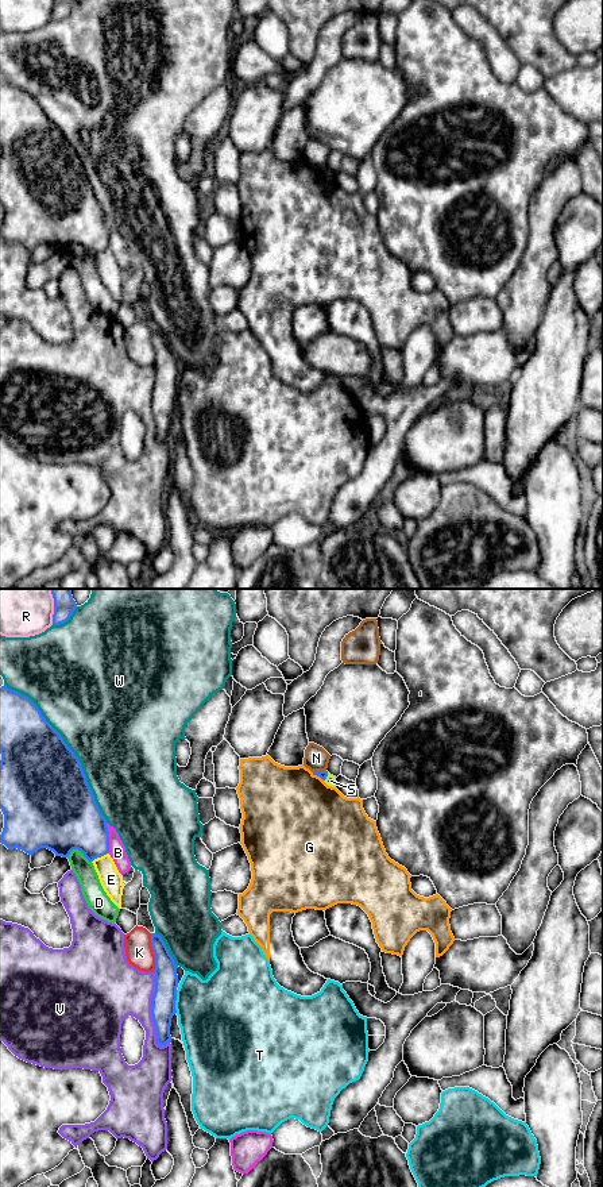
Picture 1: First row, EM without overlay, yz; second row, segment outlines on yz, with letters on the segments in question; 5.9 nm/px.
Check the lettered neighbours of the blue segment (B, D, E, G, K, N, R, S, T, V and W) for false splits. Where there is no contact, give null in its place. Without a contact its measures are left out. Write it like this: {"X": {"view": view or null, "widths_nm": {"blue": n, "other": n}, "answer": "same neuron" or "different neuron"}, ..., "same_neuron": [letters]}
{"B": {"view": "yz", "widths_nm": {"blue": 360, "other": 100}, "answer": "different neuron"}, "D": {"view": "yz", "widths_nm": {"blue": 440, "other": 120}, "answer": "different neuron"}, "E": {"view": "yz", "widths_nm": {"blue": 320, "other": 140}, "answer": "different neuron"}, "G": {"view": "yz", "widths_nm": {"blue": 50, "other": 480}, "answer": "different neuron"}, "K": {"view": "yz", "widths_nm": {"blue": 140, "other": 160}, "answer": "different neuron"}, "N": {"view": "yz", "widths_nm": {"blue": 50, "other": 140}, "answer": "different neuron"}, "R": {"view": "yz", "widths_nm": {"blue": 100, "other": 190}, "answer": "different neuron"}, "S": {"view": "yz", "widths_nm": {"blue": 50, "other": 60}, "answer": "different neuron"}, "T": {"view": "yz", "widths_nm": {"blue": 140, "other": 440}, "answer": "different neuron"}, "V": {"view": "yz", "widths_nm": {"blue": 140, "other": 340}, "answer": "different neuron"}, "W": {"view": "yz", "widths_nm": {"blue": 500, "other": 500}, "answer": "different neuron"}, "same_neuron": []}

